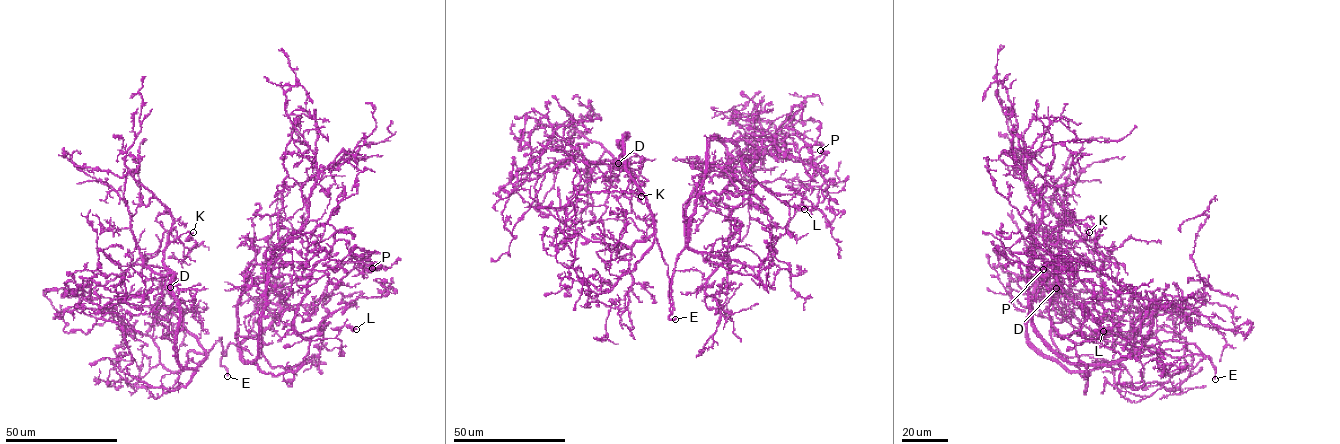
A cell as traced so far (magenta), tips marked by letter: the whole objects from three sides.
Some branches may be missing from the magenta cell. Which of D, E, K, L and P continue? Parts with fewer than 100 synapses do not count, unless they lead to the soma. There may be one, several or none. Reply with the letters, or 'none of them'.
E

